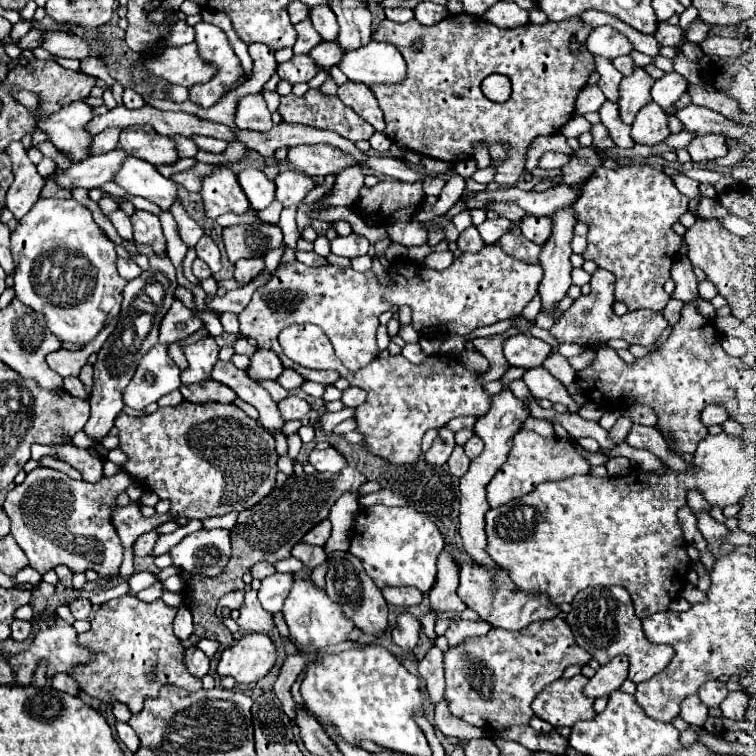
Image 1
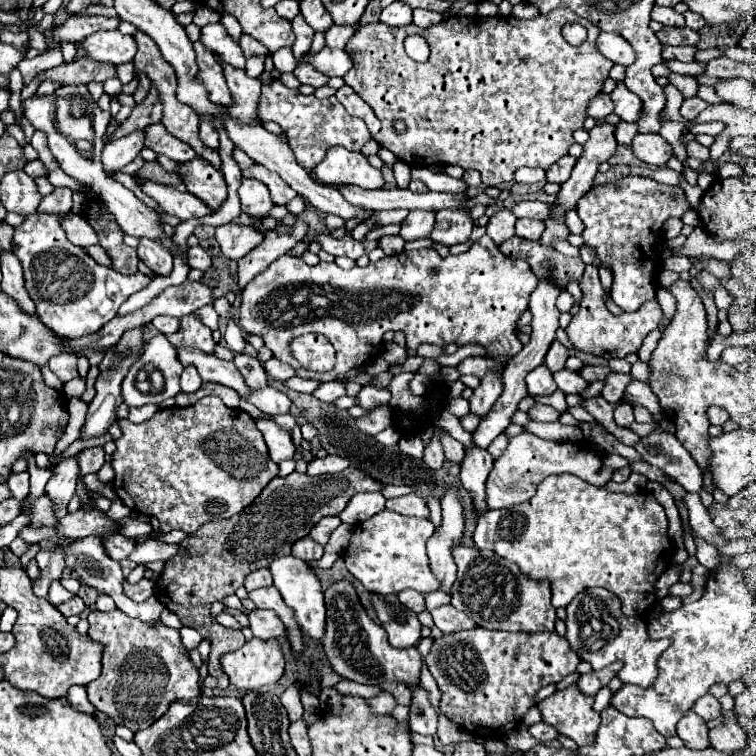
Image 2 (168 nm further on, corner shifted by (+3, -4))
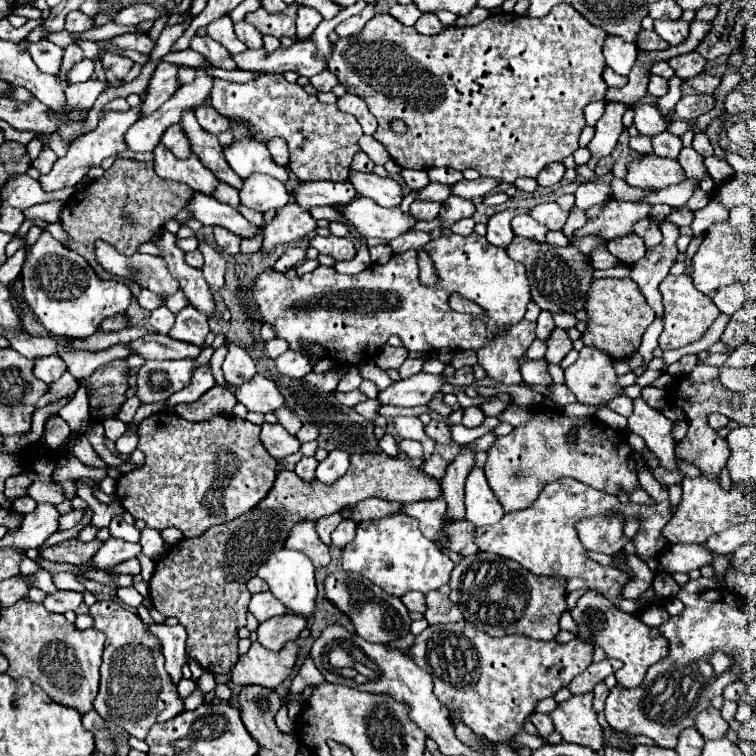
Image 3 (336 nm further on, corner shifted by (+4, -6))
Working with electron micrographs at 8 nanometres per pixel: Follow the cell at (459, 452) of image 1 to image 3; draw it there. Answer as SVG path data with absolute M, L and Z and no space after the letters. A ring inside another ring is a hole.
M430 420L430 424L424 426L424 432L432 440L436 440L436 444L448 444L452 440L450 428L444 422L438 422L438 420Z

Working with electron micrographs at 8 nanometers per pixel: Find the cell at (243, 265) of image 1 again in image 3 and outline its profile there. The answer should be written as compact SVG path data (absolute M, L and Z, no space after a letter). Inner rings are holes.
M290 202L284 208L278 208L274 220L270 224L266 224L262 250L270 252L278 244L288 244L292 240L300 240L306 234L314 232L314 228L316 228L316 220L310 216L310 212L306 212L298 204Z

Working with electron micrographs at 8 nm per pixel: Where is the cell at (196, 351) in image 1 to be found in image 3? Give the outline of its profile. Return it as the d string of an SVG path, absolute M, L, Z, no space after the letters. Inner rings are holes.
M186 306L176 314L176 322L172 326L172 332L168 332L168 336L174 340L182 340L182 342L202 346L208 332L210 332L208 318L202 316L192 306Z

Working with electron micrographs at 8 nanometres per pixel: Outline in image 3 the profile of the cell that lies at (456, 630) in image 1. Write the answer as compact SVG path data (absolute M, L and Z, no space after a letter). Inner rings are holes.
M438 590L426 592L426 604L428 604L428 610L426 610L424 618L430 624L446 624L446 622L462 620L460 608L456 608L456 604L452 604L452 600L448 596L440 594Z

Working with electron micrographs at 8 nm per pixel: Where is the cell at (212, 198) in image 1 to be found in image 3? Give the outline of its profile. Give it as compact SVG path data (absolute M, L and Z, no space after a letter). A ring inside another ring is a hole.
M164 144L154 148L154 166L156 174L166 180L176 180L188 184L194 192L212 194L218 186L216 176L198 160L198 156L190 156L188 160L176 158Z

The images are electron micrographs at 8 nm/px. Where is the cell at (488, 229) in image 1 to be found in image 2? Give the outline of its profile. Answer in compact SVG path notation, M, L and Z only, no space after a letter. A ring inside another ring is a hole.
M501 210L497 212L495 216L491 216L489 224L485 226L487 228L487 236L495 242L495 244L501 244L503 240L511 238L515 234L515 216L511 210Z

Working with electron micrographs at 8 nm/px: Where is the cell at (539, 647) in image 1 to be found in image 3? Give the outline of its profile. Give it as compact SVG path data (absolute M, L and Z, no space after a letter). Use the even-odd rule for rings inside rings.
M460 620L428 626L406 652L432 676L436 698L450 712L460 708L462 722L474 734L492 742L512 742L514 736L524 730L526 718L542 698L566 688L592 664L594 644L580 638L566 644L532 640L528 636L492 638L466 620Z

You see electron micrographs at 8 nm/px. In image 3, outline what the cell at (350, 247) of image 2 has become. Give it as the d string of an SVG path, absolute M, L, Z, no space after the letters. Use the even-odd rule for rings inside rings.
M316 236L310 242L312 248L316 248L320 254L328 254L334 260L352 260L356 254L356 248L350 238L338 238L338 236Z

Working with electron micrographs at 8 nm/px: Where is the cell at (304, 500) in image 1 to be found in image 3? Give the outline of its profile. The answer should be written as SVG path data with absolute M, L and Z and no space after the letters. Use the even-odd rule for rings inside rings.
M374 448L372 452L358 452L352 454L352 462L348 472L336 480L332 486L322 484L322 482L312 482L312 484L304 484L296 472L280 472L272 490L268 492L268 496L250 512L246 512L244 516L228 522L228 524L220 524L220 526L212 526L210 530L206 530L206 534L192 538L192 540L180 540L178 544L174 544L174 548L170 548L170 552L166 554L166 558L162 558L156 564L154 576L150 580L150 600L152 606L162 612L164 616L176 616L178 622L186 628L188 632L188 640L186 640L186 652L190 658L194 658L204 670L214 672L214 674L226 674L230 672L232 664L236 664L238 660L238 630L242 626L246 626L246 606L250 602L250 592L246 588L246 582L256 574L256 570L260 568L260 562L264 562L274 550L284 548L284 540L292 528L292 524L300 522L300 520L318 520L322 516L340 512L342 508L350 506L350 504L358 504L360 500L366 500L368 496L380 496L386 500L396 500L396 502L418 502L418 500L434 500L440 498L440 480L430 478L428 474L420 472L418 468L414 468L410 462L402 460L402 458L390 458L386 456L382 450Z

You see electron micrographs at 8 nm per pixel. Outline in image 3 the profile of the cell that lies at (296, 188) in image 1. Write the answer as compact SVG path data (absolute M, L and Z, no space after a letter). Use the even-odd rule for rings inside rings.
M234 140L224 148L224 158L240 178L248 178L252 172L262 172L282 182L288 180L288 168L274 164L266 144L258 140Z

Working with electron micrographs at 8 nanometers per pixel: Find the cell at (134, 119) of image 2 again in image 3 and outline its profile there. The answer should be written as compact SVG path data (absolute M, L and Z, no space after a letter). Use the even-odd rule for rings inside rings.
M160 62L148 84L146 98L142 100L142 116L148 116L158 110L178 88L180 84L176 84L176 64Z

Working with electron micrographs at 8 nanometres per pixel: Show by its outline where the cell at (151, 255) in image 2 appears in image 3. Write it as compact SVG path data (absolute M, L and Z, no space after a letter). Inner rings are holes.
M96 240L94 256L108 274L134 280L140 284L140 288L146 288L158 296L170 296L178 290L178 280L172 278L168 266L158 256L140 252L134 256L124 256L104 240Z

